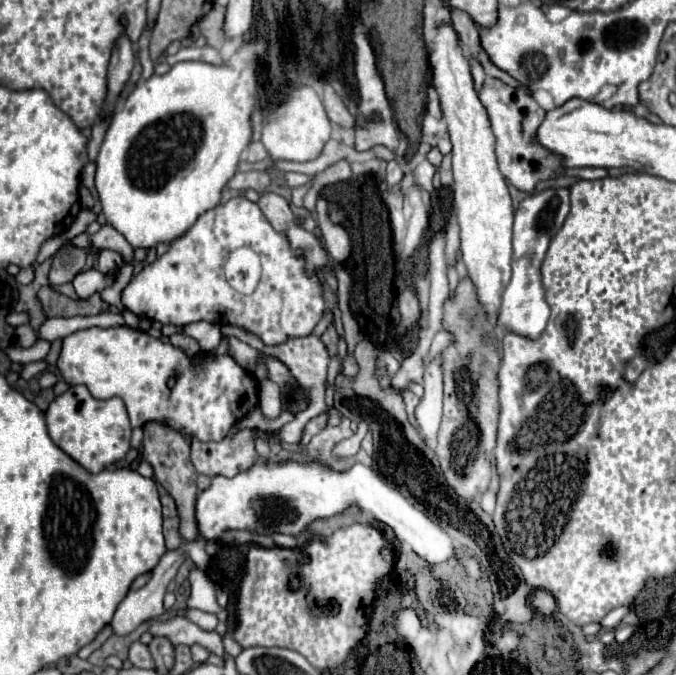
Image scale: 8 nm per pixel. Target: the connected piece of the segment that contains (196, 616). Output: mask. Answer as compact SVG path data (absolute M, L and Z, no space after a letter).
M188 609L186 617L190 621L194 621L198 627L202 627L204 631L214 631L216 625L218 625L218 619L214 613L204 613L204 611L198 611L198 609Z

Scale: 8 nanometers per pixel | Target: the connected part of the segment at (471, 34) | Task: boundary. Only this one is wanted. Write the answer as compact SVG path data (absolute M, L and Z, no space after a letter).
M448 7L448 11L450 11L450 19L460 35L460 41L464 45L464 51L468 55L476 55L476 27L474 27L472 17L460 9L454 9L454 7Z

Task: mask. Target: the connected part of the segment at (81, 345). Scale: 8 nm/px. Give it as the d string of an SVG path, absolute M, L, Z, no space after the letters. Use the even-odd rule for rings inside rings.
M112 327L112 329L84 329L68 335L62 345L62 353L58 357L58 369L68 385L86 385L92 397L96 399L110 399L120 397L130 409L130 425L142 427L148 421L160 421L160 417L168 417L180 433L190 437L200 437L200 441L220 441L236 421L240 421L250 409L258 405L258 389L252 375L242 369L232 357L224 355L218 359L188 359L182 349L174 347L172 343L162 343L146 335L140 329L130 327ZM176 377L172 389L168 389L166 381Z

